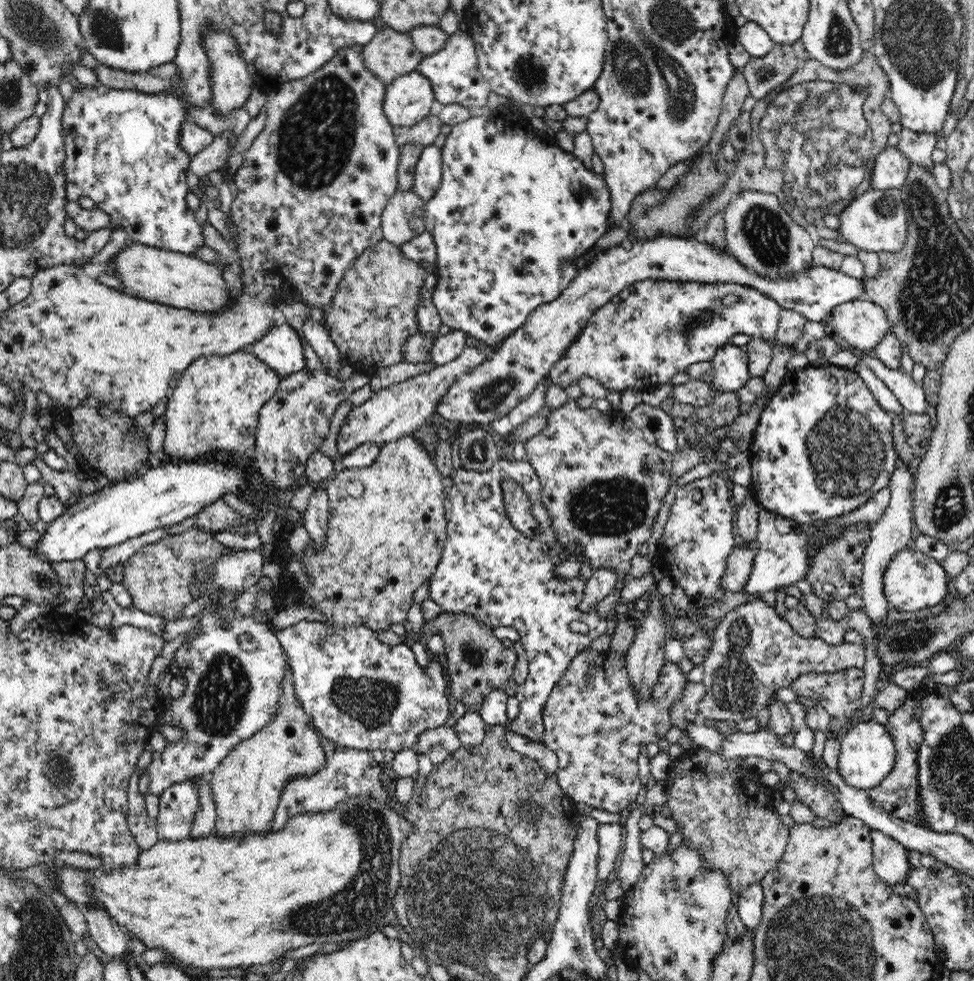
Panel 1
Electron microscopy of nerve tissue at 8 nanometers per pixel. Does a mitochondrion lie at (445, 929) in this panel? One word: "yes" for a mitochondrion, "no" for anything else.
yes

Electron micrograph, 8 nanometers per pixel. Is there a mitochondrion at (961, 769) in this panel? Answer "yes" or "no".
yes

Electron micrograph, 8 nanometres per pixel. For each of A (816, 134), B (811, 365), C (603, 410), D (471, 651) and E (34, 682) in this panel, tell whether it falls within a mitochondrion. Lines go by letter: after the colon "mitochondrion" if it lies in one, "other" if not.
A: mitochondrion
B: other
C: other
D: mitochondrion
E: other

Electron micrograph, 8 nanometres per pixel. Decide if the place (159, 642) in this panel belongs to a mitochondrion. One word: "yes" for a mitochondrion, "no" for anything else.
no

